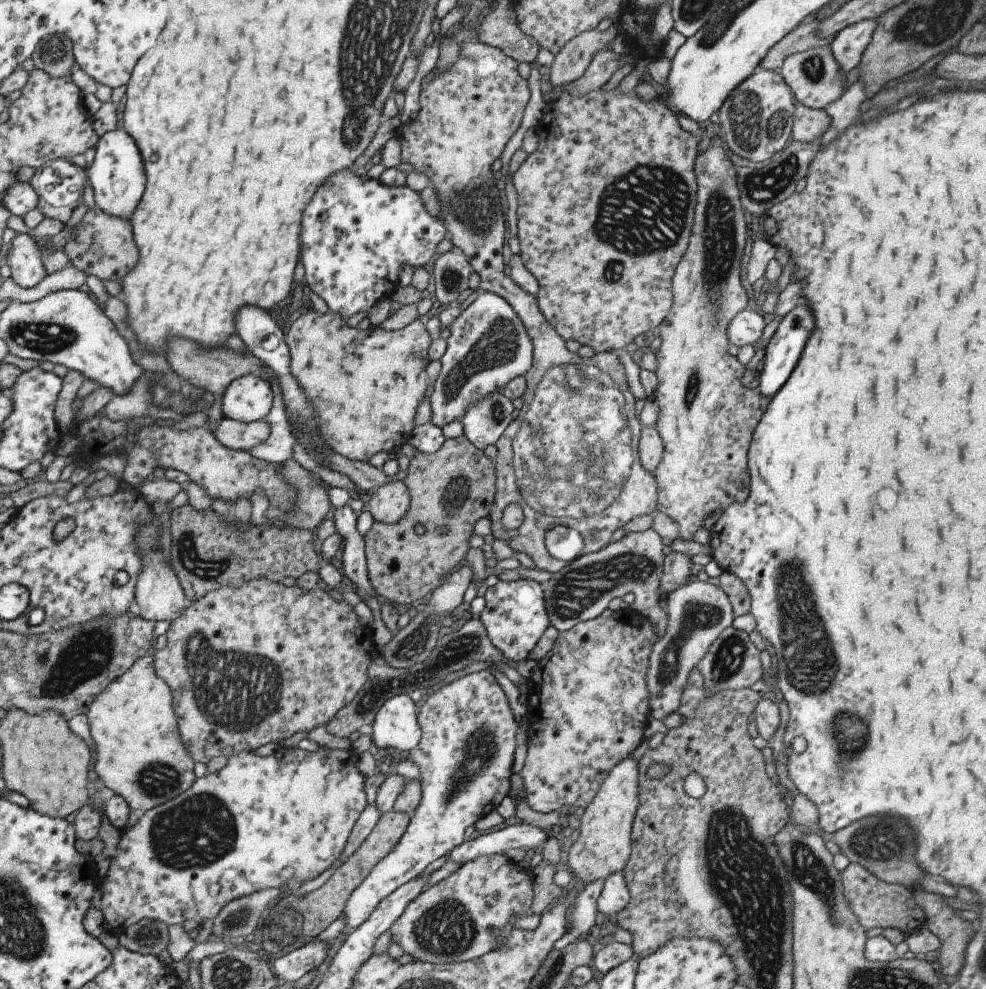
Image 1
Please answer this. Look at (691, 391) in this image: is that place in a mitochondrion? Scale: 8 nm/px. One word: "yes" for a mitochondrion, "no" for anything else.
yes

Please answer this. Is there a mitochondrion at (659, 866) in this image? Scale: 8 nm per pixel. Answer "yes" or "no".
no

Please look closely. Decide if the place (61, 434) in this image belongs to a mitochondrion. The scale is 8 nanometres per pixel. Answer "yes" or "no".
no

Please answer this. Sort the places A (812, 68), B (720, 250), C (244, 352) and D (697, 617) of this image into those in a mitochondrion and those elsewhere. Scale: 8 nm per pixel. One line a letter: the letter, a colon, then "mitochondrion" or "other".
A: mitochondrion
B: mitochondrion
C: other
D: mitochondrion

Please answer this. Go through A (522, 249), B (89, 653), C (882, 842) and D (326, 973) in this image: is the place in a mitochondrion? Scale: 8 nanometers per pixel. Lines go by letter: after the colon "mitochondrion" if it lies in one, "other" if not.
A: other
B: mitochondrion
C: mitochondrion
D: other

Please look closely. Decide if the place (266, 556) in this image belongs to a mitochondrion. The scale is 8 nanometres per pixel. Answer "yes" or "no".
no

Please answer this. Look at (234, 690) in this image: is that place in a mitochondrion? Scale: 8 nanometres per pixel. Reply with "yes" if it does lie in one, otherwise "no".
yes

